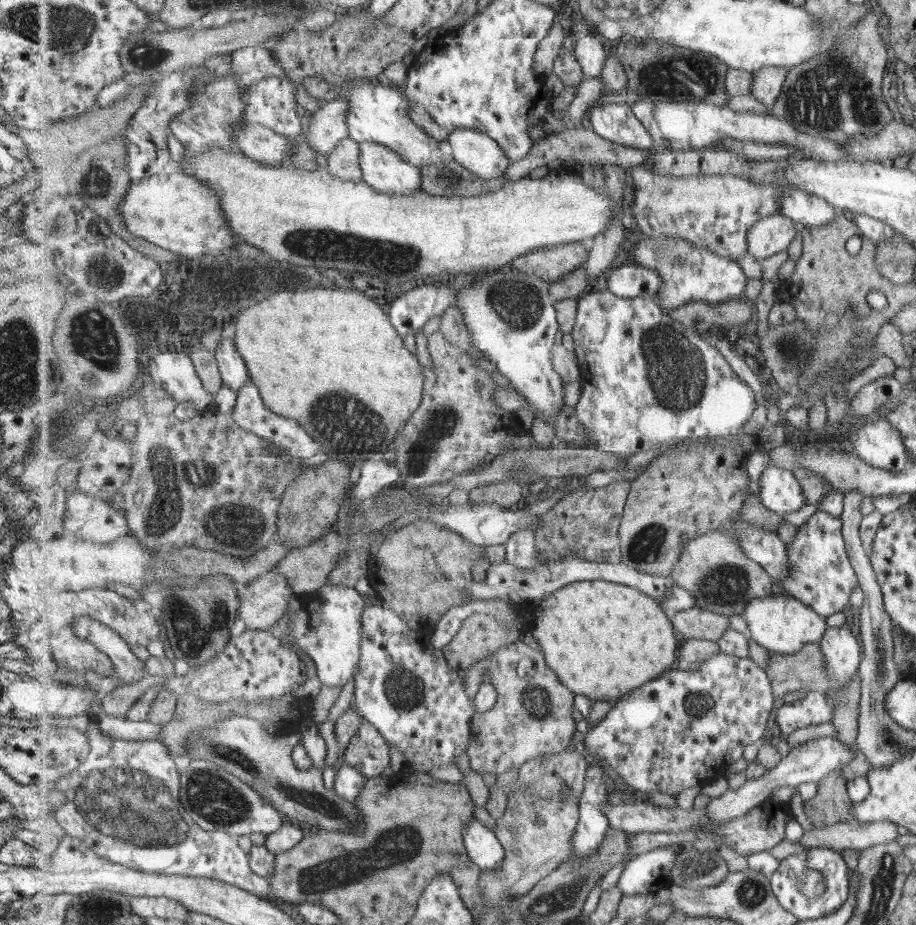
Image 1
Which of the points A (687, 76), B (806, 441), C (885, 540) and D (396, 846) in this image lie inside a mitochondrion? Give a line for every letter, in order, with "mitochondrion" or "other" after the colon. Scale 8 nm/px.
A: mitochondrion
B: other
C: other
D: mitochondrion

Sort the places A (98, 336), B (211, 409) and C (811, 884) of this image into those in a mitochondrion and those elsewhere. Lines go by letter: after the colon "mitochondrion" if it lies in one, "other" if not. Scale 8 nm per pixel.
A: mitochondrion
B: other
C: mitochondrion

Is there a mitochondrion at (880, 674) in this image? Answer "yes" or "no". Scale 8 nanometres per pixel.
yes

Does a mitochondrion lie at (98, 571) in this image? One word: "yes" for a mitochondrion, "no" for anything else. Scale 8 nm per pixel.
no

